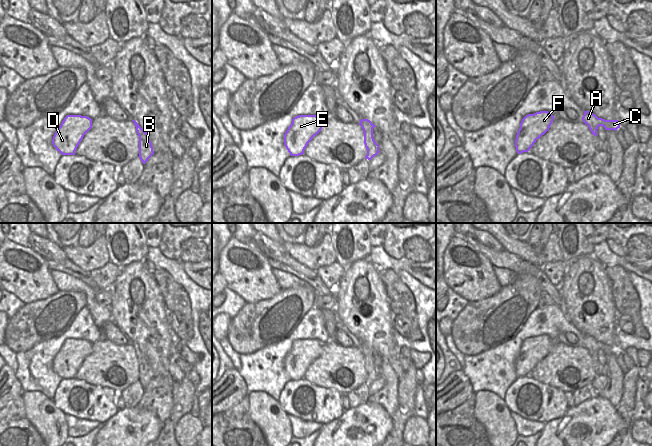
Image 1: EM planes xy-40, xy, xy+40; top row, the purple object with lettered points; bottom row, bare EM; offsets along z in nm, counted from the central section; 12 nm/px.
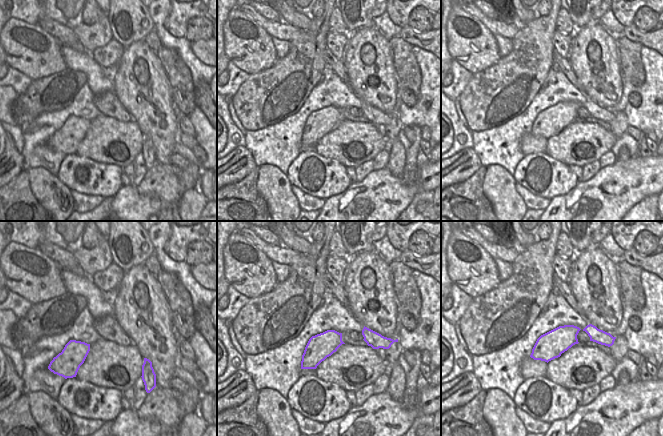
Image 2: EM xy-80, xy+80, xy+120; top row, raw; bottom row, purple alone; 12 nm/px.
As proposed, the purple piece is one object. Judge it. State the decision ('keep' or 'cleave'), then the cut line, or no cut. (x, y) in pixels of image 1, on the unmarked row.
cleave; cut xy+40 (587, 348), (597, 351)

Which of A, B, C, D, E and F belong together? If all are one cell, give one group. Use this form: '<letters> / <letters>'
A C D E F / B

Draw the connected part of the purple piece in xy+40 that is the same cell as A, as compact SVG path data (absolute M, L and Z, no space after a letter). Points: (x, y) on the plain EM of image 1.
M584 335L582 344L585 348L590 349L591 351L603 350L605 354L617 355L617 353L620 352L620 347L618 344L605 344L598 342L595 338L589 335Z

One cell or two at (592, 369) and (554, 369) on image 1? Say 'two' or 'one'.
one

